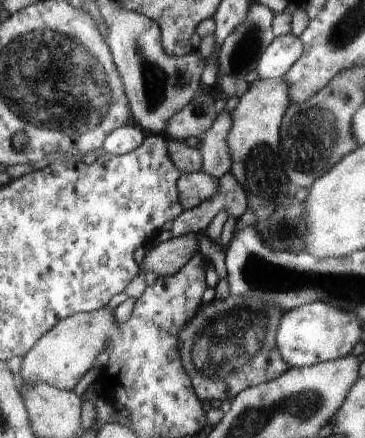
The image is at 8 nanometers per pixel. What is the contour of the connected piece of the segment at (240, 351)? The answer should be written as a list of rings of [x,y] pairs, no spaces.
[[[229,296],[224,300],[214,299],[202,306],[194,316],[194,322],[182,330],[182,366],[186,366],[186,374],[192,379],[193,389],[197,397],[204,402],[224,400],[231,402],[251,386],[258,386],[288,372],[289,364],[279,351],[277,334],[285,311],[282,306],[267,306],[252,303],[240,296]]]

